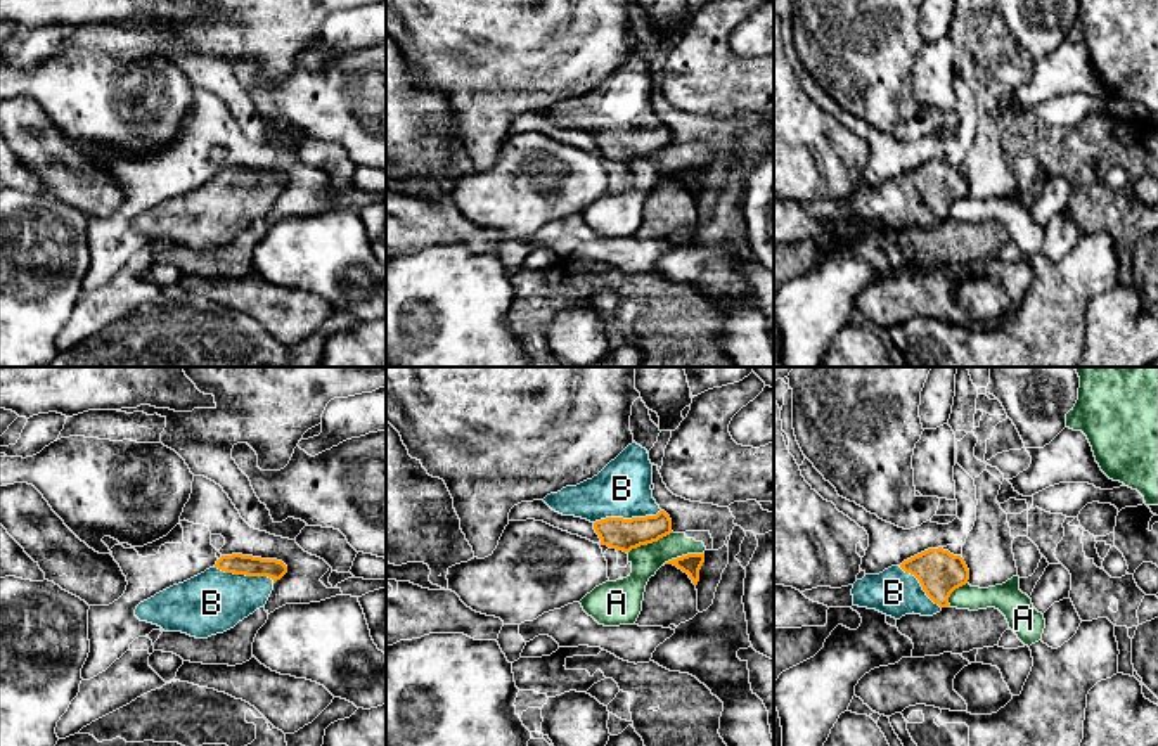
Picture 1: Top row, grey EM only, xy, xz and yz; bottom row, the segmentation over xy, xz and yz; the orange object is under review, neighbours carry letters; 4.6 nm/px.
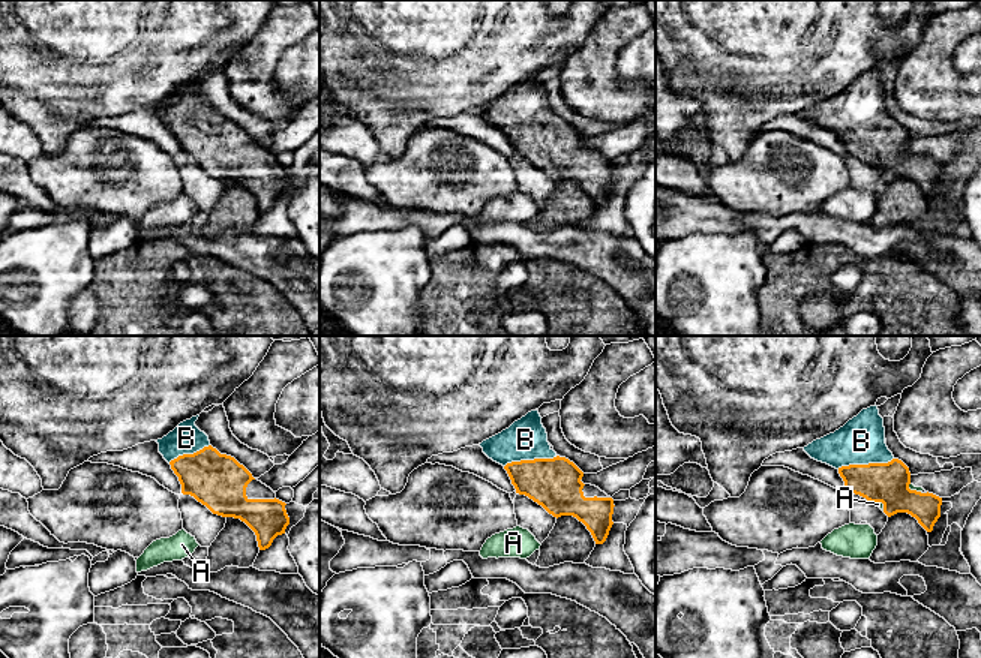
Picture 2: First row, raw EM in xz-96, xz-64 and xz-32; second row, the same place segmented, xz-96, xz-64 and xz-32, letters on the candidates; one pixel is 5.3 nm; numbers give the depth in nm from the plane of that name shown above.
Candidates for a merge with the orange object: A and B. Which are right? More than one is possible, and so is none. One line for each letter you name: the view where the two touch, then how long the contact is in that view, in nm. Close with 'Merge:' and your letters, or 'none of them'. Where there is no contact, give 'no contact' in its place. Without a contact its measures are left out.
B: xz | 320 nm
Merge: B

